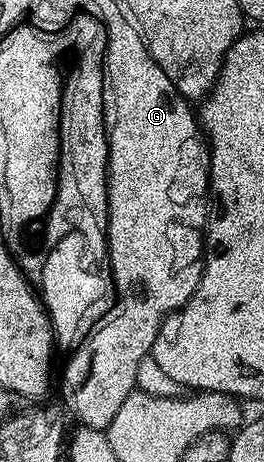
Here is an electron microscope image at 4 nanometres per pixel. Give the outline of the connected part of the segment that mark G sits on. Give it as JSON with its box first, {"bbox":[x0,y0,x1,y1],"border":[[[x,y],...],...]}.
{"bbox":[62,18,210,432],"border":[[[129,18],[109,19],[105,20],[106,24],[106,53],[102,61],[102,94],[100,96],[100,106],[102,108],[102,121],[106,133],[106,234],[108,236],[108,254],[110,256],[110,265],[112,268],[112,278],[119,288],[122,287],[126,291],[142,291],[139,295],[126,295],[122,300],[119,298],[113,304],[112,313],[105,316],[99,316],[100,322],[106,325],[106,333],[100,333],[96,339],[89,334],[74,352],[66,359],[66,364],[62,367],[62,391],[70,398],[68,400],[69,410],[79,420],[81,426],[91,427],[94,430],[105,432],[106,428],[112,425],[112,417],[116,417],[120,405],[124,405],[126,398],[135,391],[140,390],[154,397],[172,397],[179,398],[184,389],[178,382],[172,380],[168,373],[164,373],[164,369],[160,369],[154,357],[151,355],[154,349],[154,342],[158,336],[160,325],[166,317],[173,311],[179,311],[187,301],[192,297],[192,293],[196,293],[196,289],[200,285],[200,277],[202,276],[202,263],[200,260],[204,255],[204,232],[208,222],[208,207],[202,202],[207,202],[208,188],[210,186],[210,152],[208,150],[207,140],[204,138],[203,132],[200,130],[199,120],[190,112],[191,104],[179,91],[172,85],[172,81],[168,81],[168,73],[164,73],[164,69],[160,65],[156,65],[156,61],[150,56],[150,51],[146,48],[146,40],[142,38],[141,31]]]}

